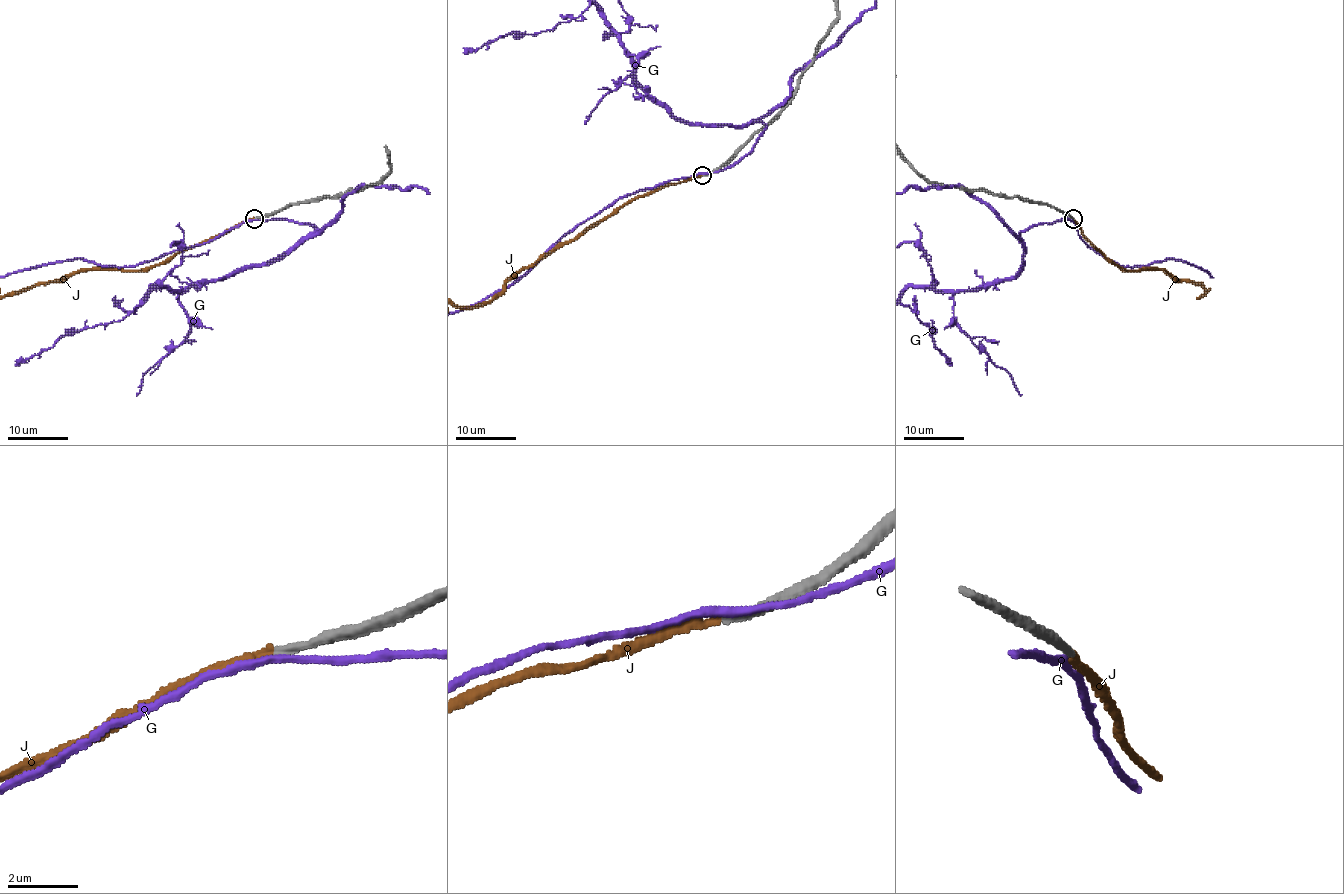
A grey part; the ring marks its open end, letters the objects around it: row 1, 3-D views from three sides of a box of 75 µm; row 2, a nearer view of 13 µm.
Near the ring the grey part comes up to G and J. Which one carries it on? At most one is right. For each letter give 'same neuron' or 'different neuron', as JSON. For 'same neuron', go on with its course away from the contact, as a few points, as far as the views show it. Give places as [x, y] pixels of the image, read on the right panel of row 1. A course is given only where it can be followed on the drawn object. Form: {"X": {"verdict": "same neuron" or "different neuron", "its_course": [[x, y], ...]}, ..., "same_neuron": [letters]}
{"G": {"verdict": "different neuron"}, "J": {"verdict": "same neuron"}, "same_neuron": ["J"]}

